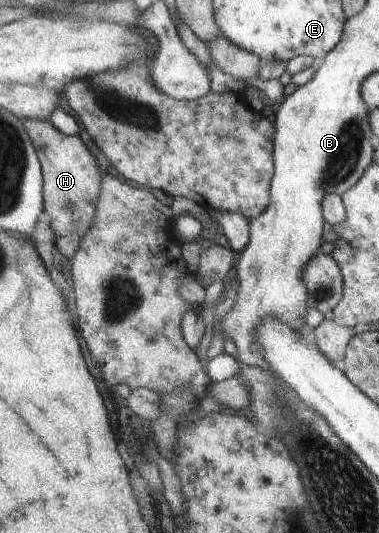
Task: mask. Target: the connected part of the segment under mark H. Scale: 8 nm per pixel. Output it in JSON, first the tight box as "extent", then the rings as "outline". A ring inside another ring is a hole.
{"extent":[24,120,101,238],"outline":[[[24,120],[44,173],[44,210],[50,216],[50,227],[57,238],[83,238],[96,223],[97,202],[101,196],[101,176],[97,160],[79,135],[66,135],[52,122]]]}

